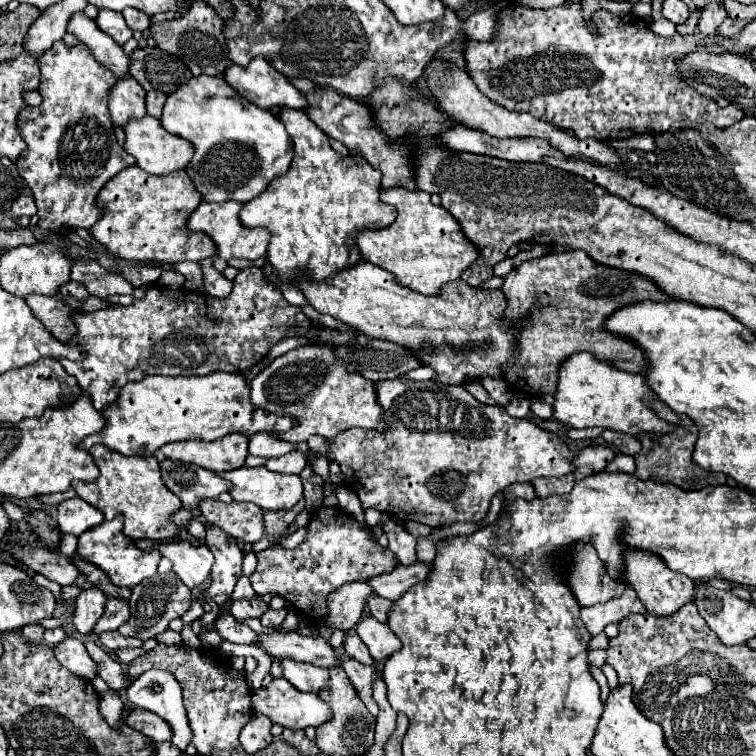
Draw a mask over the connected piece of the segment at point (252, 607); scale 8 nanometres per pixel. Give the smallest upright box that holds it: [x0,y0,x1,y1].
[231,598,269,620]

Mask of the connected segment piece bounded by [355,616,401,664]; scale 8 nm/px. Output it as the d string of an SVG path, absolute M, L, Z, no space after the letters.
M365 616L355 626L355 632L365 642L371 656L377 660L377 664L383 664L383 660L387 660L395 650L401 648L401 642L393 634L393 630L387 624L373 620L373 616Z

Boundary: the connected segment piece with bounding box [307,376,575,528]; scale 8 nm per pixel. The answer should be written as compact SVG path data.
M401 376L381 380L377 384L377 398L385 410L383 420L387 428L383 432L349 428L337 434L331 446L325 446L323 436L311 436L307 444L313 452L329 454L339 462L345 474L345 486L357 494L363 508L377 508L399 522L415 520L431 528L453 522L483 524L493 496L507 486L531 482L539 476L551 478L573 472L575 454L555 432L543 430L529 420L513 418L501 406L481 404L463 386L441 386L431 380L413 382Z

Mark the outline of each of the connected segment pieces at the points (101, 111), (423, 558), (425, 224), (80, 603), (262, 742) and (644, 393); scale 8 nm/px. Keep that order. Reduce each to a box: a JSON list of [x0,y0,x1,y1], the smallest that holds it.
[[17,40,137,232],[417,537,436,563],[357,188,477,296],[73,588,105,634],[241,714,273,754],[553,352,677,434]]

